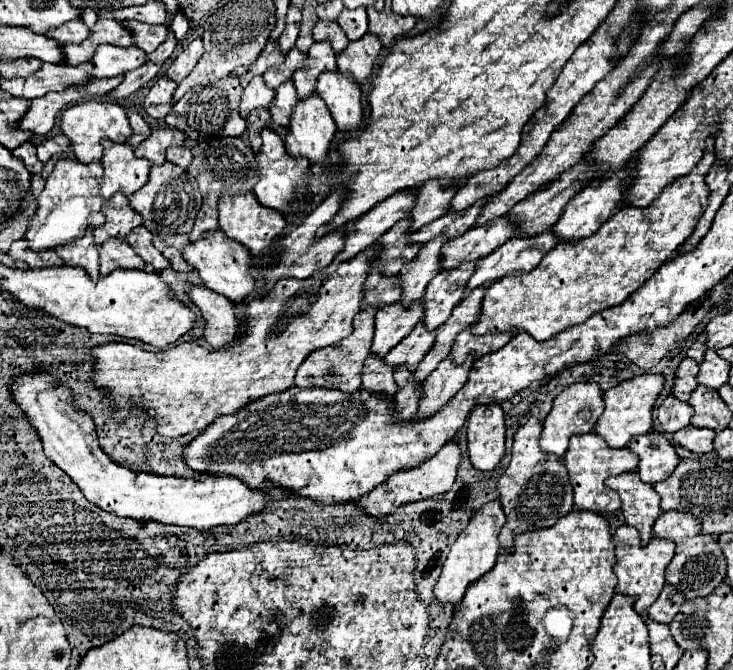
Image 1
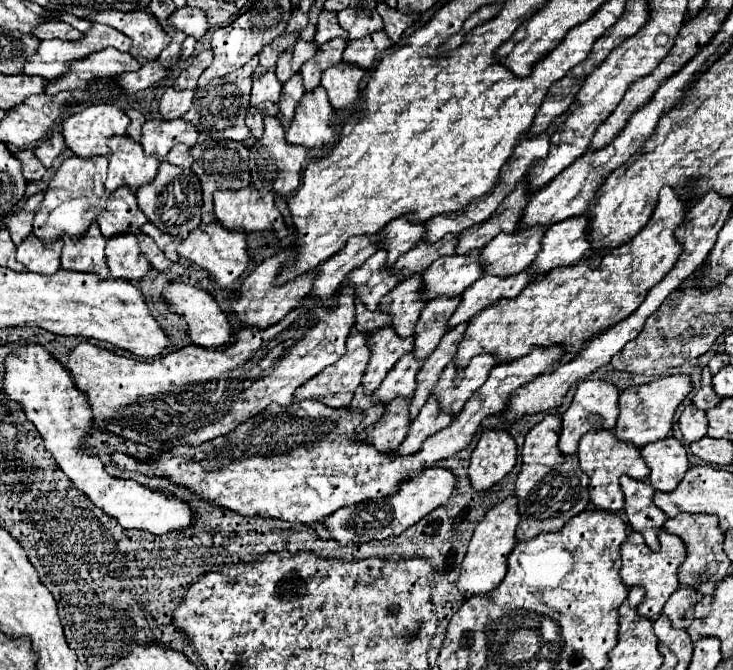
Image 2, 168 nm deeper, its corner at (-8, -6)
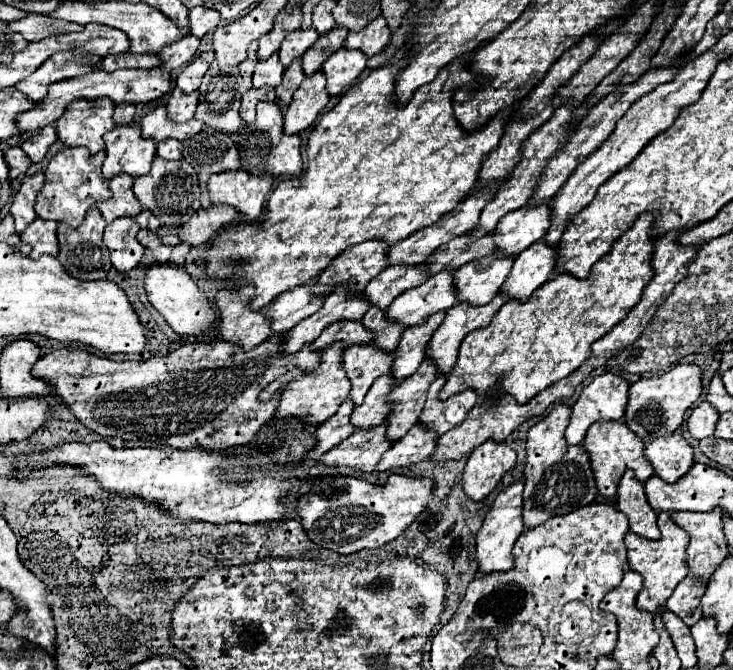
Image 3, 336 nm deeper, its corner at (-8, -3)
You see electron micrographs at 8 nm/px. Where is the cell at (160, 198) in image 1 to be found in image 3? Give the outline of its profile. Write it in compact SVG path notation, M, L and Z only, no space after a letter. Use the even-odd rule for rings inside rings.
M155 156L149 174L135 178L133 192L143 208L151 210L161 224L169 224L169 226L181 226L183 222L187 222L187 218L191 218L193 212L201 208L201 202L199 202L201 192L197 184L197 174L193 166L187 164L185 160L163 160Z

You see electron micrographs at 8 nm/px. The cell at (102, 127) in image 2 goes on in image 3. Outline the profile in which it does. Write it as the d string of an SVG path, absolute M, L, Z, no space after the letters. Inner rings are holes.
M107 98L67 104L67 110L55 122L59 140L65 146L85 146L91 154L97 154L105 148L103 134L115 128L113 108L115 104Z

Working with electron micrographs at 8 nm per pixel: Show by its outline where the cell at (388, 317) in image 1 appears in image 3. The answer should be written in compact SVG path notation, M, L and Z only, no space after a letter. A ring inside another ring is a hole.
M373 344L351 346L343 352L343 366L347 378L351 380L349 398L355 406L363 402L375 378L391 372L391 362L393 362L393 354L383 352Z

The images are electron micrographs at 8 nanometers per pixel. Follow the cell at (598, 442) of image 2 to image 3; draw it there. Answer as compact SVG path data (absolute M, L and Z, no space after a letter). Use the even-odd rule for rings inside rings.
M599 420L599 422L595 422L587 430L583 446L587 448L587 452L591 456L591 468L595 472L595 482L597 482L597 488L603 496L611 498L611 496L617 494L617 486L619 486L619 480L625 474L625 470L635 470L639 482L645 482L653 474L653 466L643 454L643 450L645 450L643 440L637 438L637 434L633 434L627 428L627 424L621 422L621 420L617 420L617 422Z

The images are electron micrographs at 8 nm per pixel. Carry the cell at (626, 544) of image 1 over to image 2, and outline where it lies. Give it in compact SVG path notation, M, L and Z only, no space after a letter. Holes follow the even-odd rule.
M631 531L625 539L625 543L621 545L621 561L623 561L623 567L621 567L621 579L627 587L643 587L645 589L645 601L637 607L637 613L647 617L647 619L655 619L665 601L671 597L671 593L679 587L679 581L677 581L677 569L679 565L685 561L685 545L683 541L677 537L677 535L671 535L671 533L665 533L663 531L663 541L661 541L661 549L655 553L651 551L643 537L637 533L637 531Z

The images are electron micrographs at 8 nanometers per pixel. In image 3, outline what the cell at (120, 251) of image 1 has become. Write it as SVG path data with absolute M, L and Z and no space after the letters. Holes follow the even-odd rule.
M117 218L115 222L105 226L103 242L111 252L113 268L117 268L119 272L133 270L145 252L145 248L137 240L137 232L139 224L135 222L135 218Z

